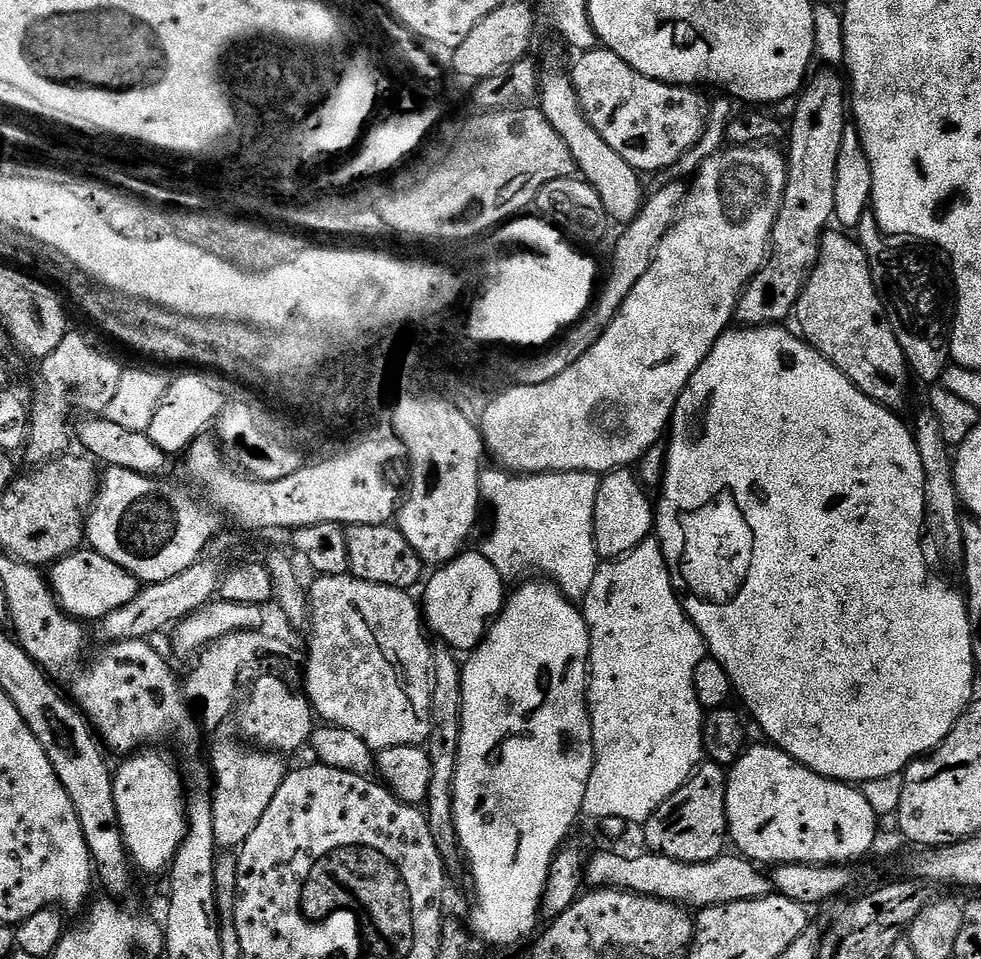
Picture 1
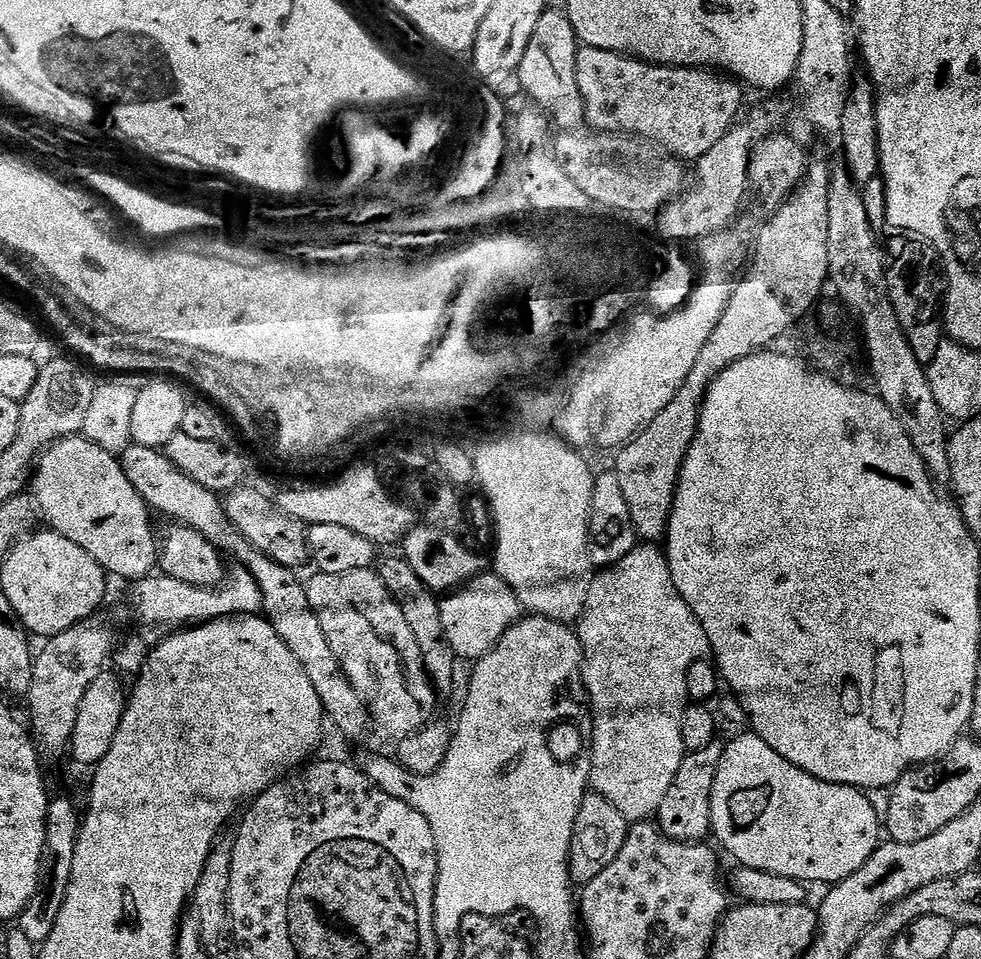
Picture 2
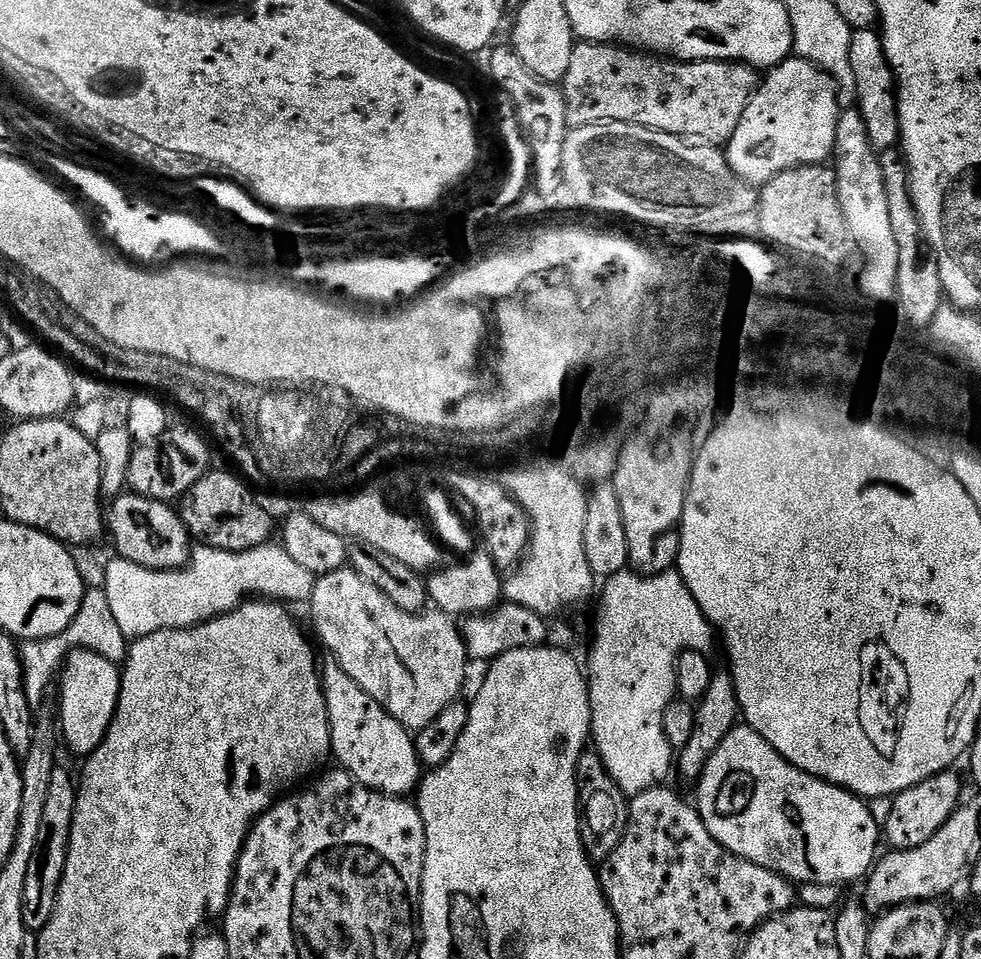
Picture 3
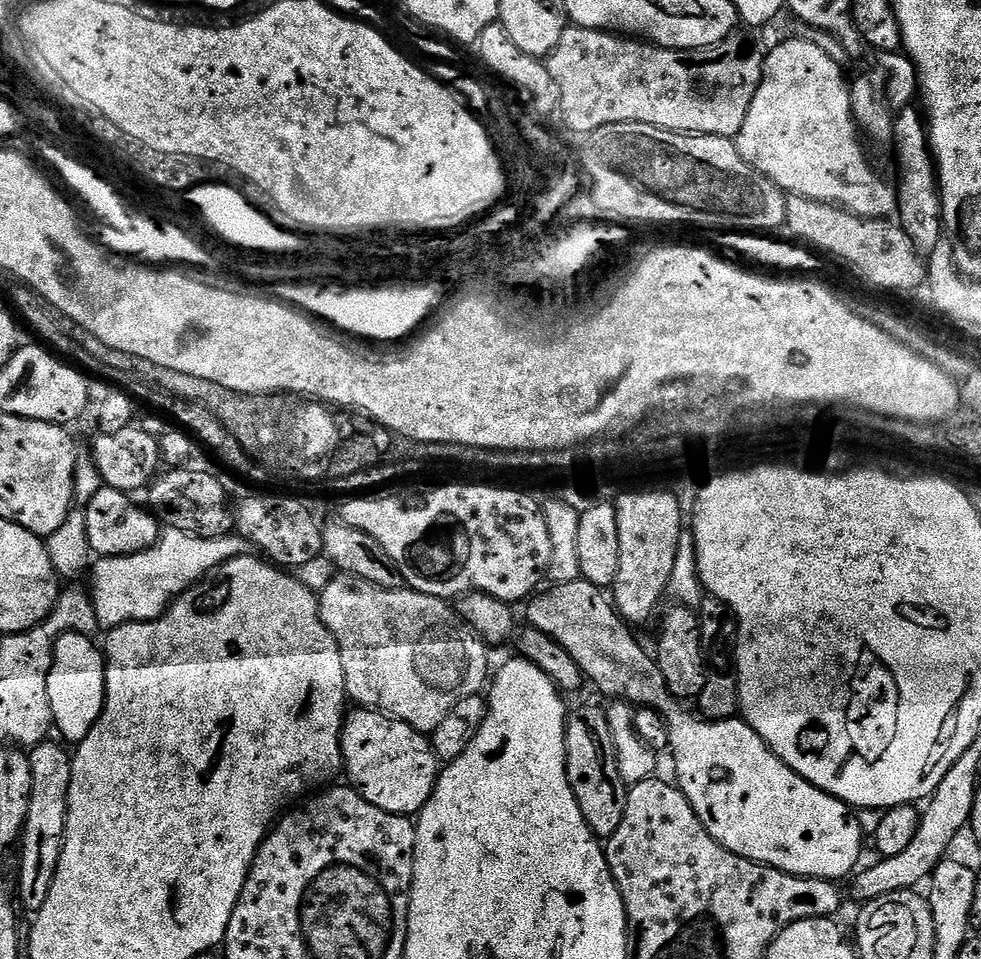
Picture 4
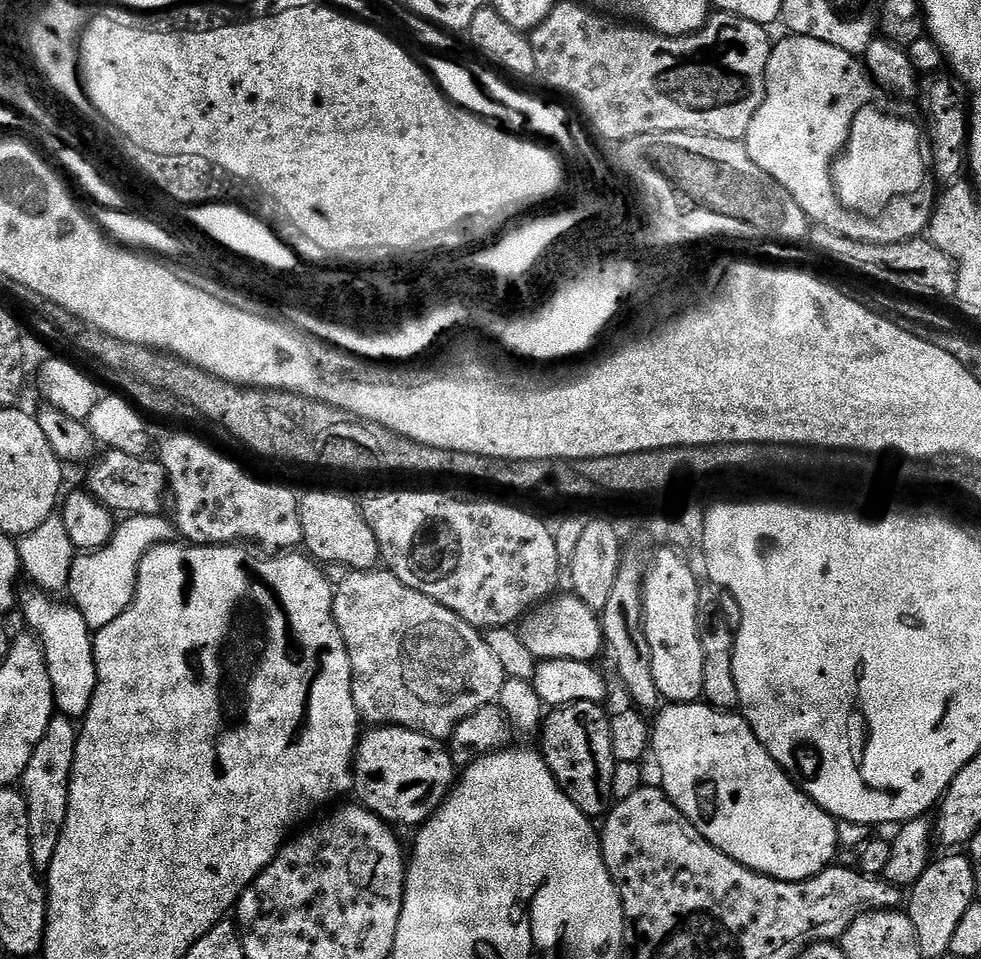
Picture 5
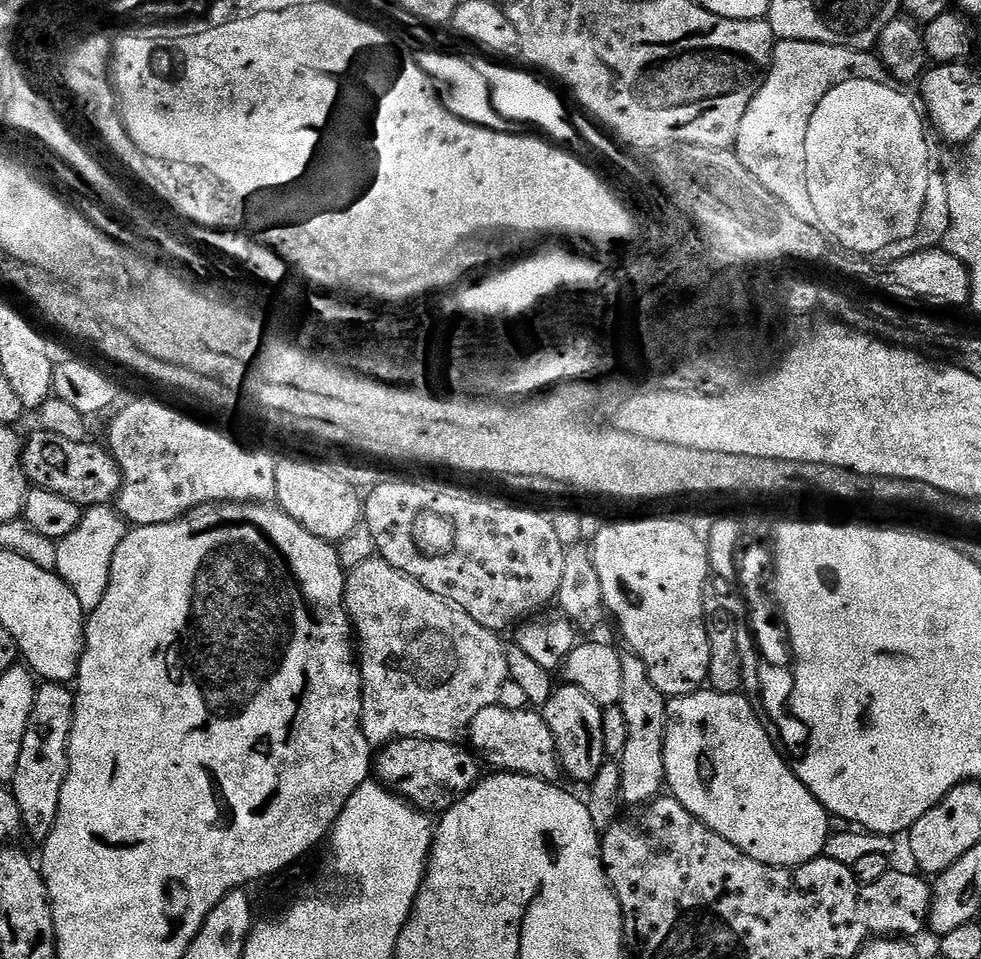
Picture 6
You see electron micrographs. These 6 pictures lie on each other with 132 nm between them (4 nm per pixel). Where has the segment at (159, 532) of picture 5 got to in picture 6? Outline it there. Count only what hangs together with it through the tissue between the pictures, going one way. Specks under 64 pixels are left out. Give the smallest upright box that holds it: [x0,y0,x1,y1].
[55,504,126,610]

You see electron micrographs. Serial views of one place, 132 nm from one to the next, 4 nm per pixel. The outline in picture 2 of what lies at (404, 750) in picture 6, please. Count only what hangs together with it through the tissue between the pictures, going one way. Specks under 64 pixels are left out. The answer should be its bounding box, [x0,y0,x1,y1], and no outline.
[122,443,370,740]

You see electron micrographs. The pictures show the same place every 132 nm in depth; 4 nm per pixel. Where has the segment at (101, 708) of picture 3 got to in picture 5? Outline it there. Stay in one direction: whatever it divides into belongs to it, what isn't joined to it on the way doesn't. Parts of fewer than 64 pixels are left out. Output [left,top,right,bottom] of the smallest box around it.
[19,590,96,718]

